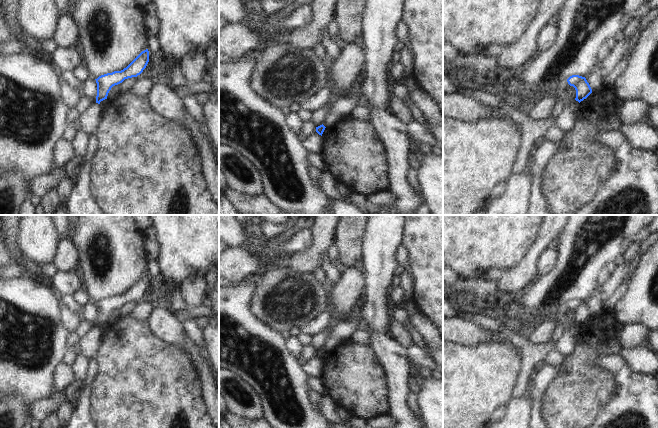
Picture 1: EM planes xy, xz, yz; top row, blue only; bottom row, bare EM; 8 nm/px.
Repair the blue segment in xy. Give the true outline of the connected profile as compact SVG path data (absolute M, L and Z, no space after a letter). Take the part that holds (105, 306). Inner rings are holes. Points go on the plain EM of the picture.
M146 273L123 294L107 297L95 303L97 307L96 327L100 328L101 325L107 323L108 317L113 310L122 307L125 303L140 299L146 292L148 286L149 275Z

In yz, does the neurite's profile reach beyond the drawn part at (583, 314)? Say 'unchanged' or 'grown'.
unchanged

